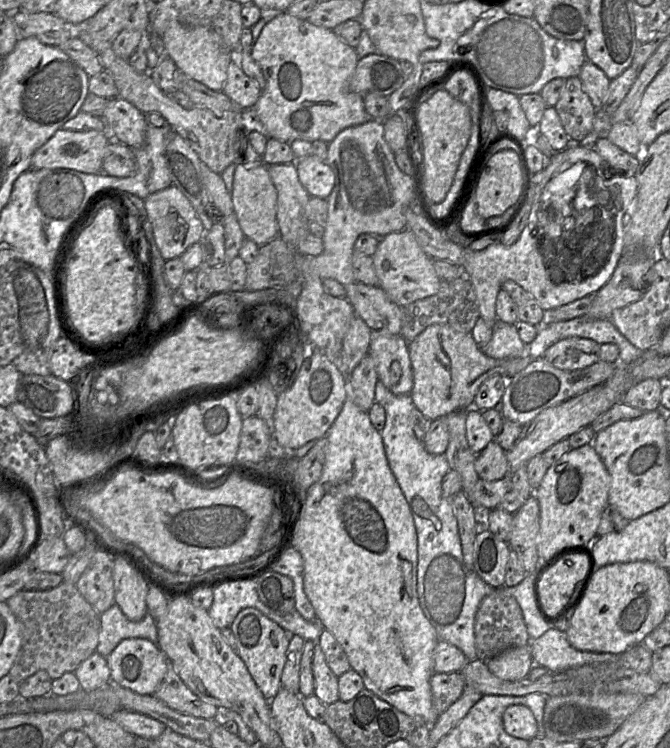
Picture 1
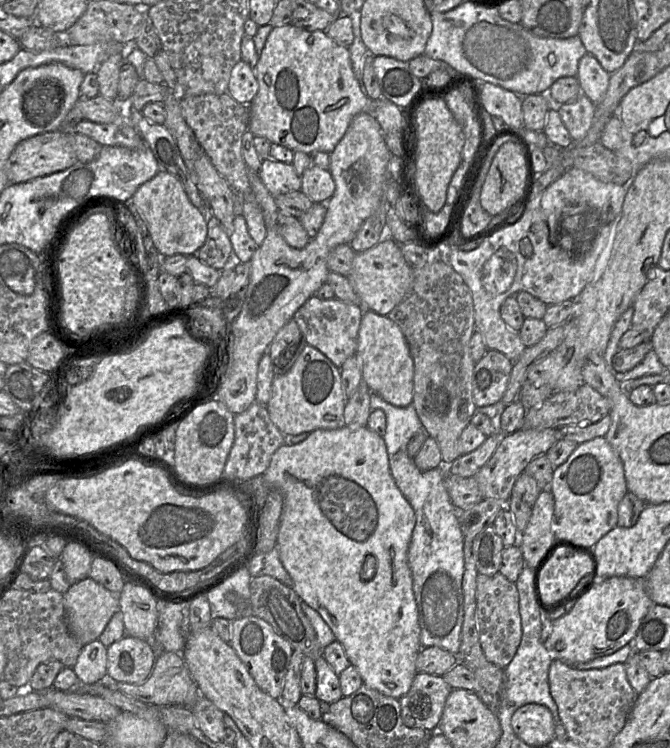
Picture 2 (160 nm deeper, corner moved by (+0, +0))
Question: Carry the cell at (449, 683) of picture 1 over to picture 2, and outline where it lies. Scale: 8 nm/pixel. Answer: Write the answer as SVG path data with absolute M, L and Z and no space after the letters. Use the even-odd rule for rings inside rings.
M418 672L410 690L401 698L401 717L409 728L437 731L446 699L453 688L442 676Z

